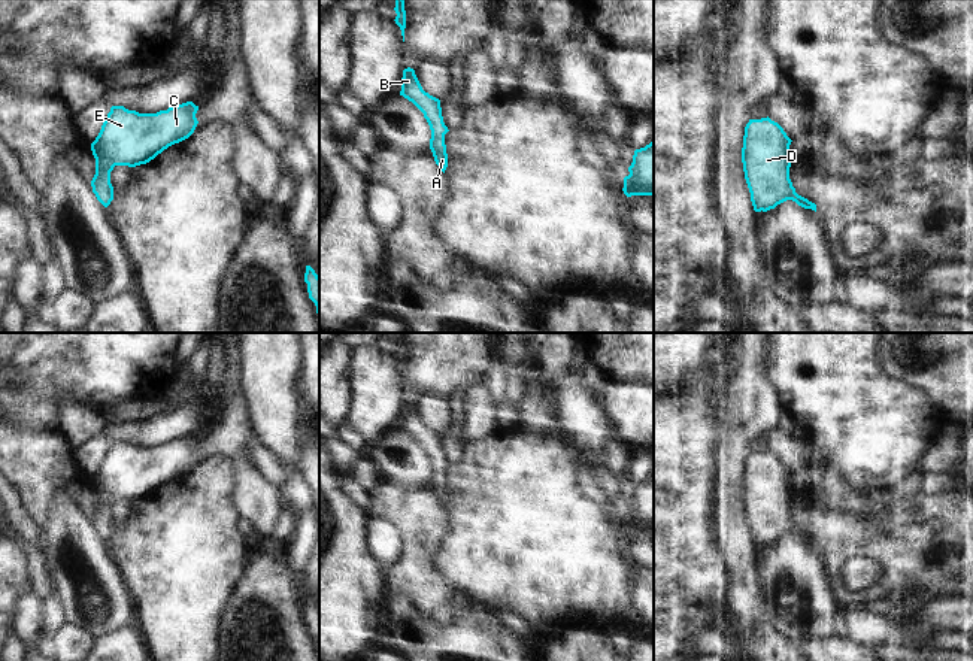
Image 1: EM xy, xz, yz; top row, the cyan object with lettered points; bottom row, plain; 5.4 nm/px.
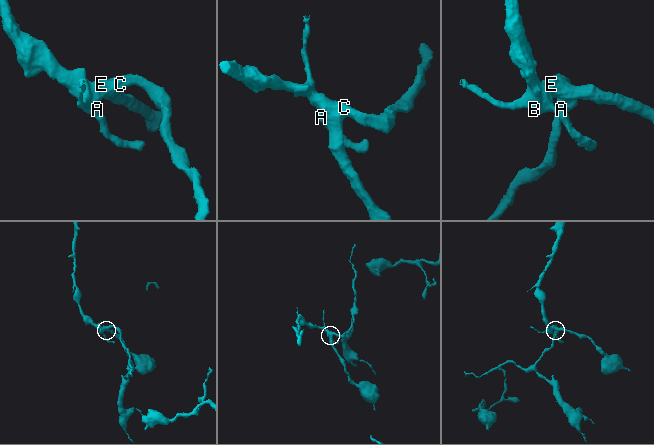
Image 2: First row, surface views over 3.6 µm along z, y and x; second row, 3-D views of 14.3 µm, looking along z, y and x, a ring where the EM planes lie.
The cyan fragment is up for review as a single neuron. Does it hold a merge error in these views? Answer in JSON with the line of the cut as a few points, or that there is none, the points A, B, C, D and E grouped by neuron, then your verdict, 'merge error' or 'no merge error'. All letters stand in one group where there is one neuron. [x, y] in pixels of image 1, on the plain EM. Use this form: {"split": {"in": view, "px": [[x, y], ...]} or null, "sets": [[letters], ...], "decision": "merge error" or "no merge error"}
{"split": null, "sets": [["A", "B", "C", "D", "E"]], "decision": "no merge error"}

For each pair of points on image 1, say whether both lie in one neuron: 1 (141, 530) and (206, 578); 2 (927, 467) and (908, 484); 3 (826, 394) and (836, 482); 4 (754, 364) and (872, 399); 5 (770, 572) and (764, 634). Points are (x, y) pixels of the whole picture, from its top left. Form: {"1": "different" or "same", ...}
{"1": "same", "2": "different", "3": "different", "4": "different", "5": "different"}

